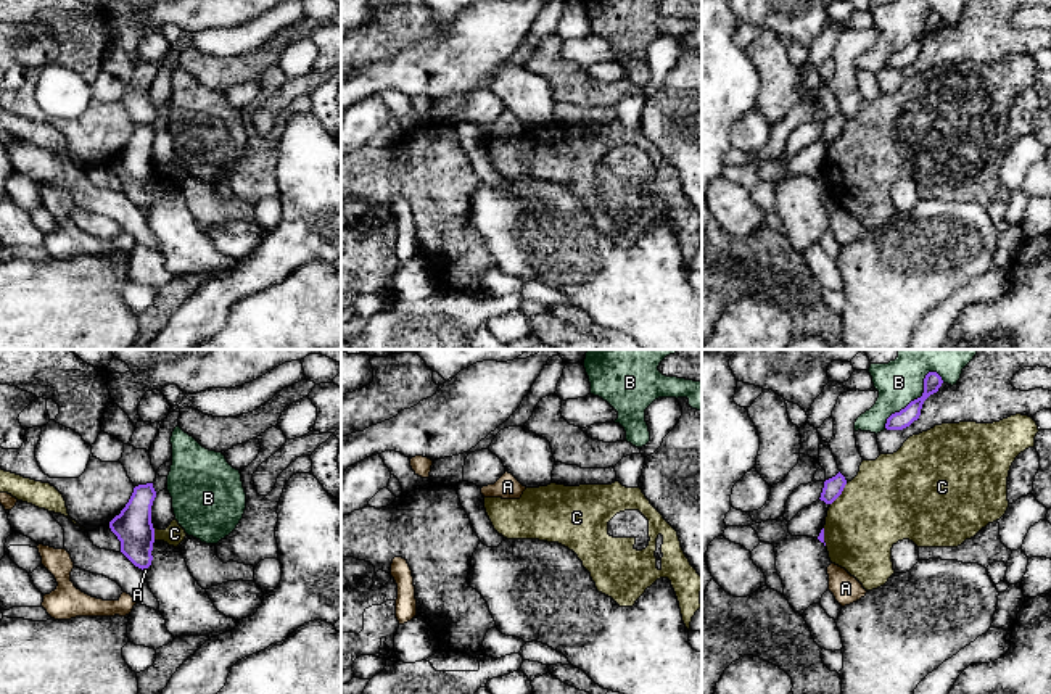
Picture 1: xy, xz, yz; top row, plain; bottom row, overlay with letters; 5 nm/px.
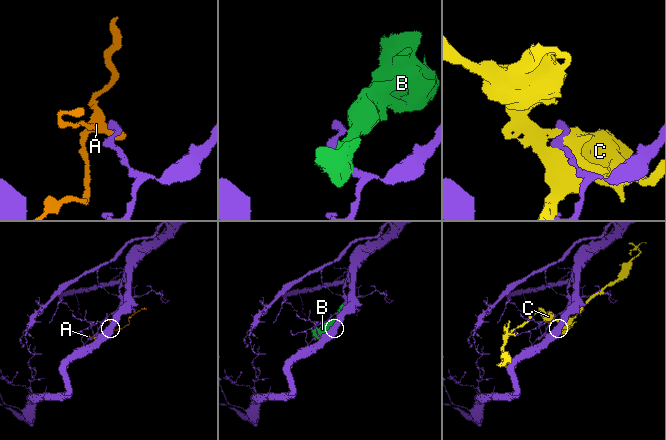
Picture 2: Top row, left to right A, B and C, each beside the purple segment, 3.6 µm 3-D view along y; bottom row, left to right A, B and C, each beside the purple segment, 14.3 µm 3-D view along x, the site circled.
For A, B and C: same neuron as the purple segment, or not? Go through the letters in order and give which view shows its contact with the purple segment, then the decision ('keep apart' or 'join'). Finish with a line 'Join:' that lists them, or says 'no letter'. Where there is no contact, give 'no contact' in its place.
A: xy | keep apart
B: yz | keep apart
C: yz | keep apart
Join: no letter

